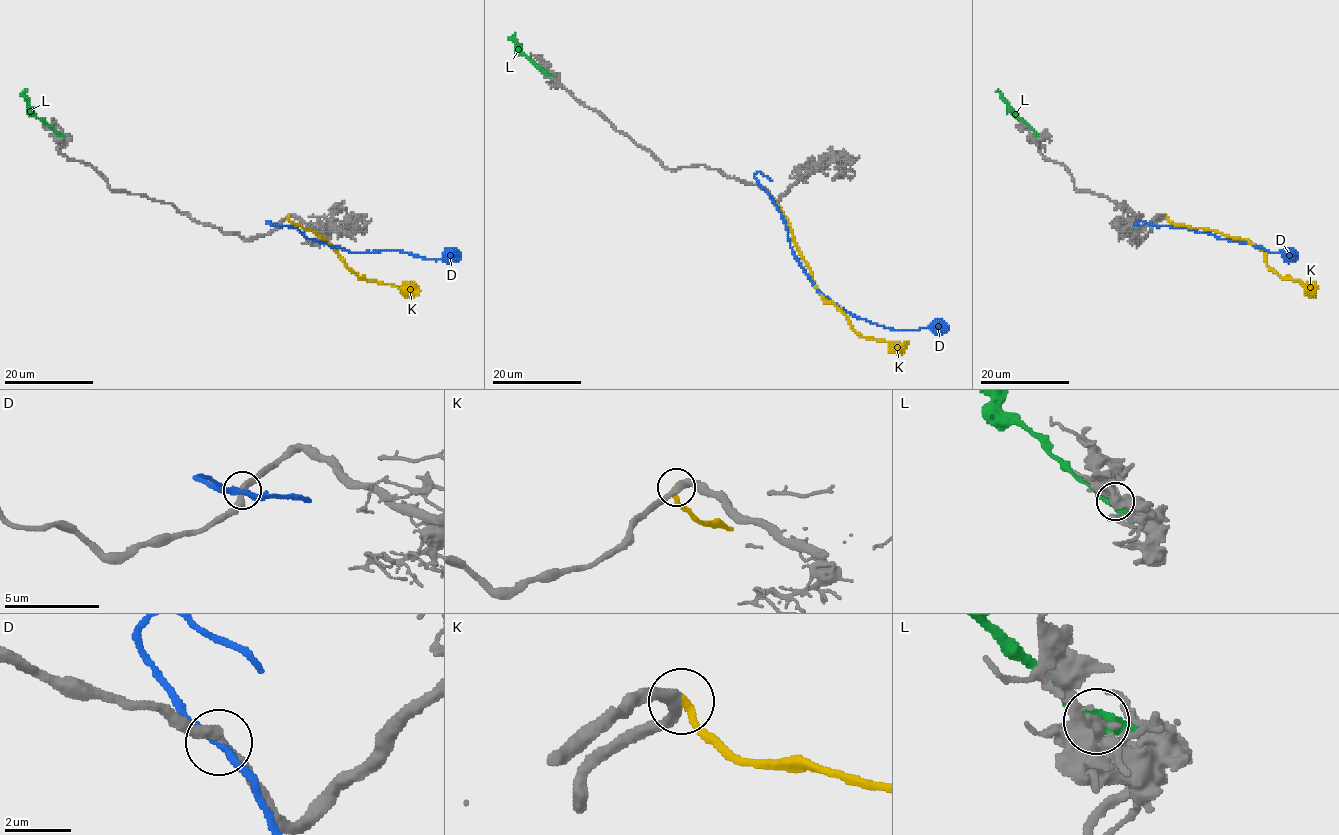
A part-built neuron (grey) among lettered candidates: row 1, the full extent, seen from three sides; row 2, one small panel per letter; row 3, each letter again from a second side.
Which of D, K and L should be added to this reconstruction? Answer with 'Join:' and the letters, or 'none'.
Join: K

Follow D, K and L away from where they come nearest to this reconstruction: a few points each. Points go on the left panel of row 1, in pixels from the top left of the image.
D: (278, 225), (291, 226), (310, 239), (327, 242), (346, 250), (396, 249), (440, 259), (447, 250), (460, 252)
K: (288, 216), (293, 224), (325, 238), (358, 276), (408, 287), (415, 294), (418, 291)
L: (59, 134), (32, 113), (26, 91)

